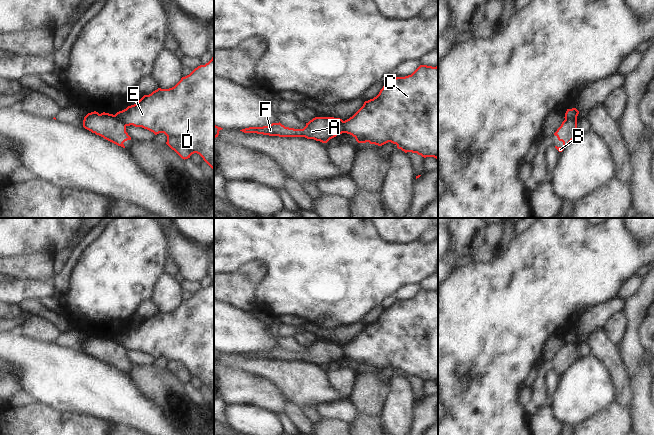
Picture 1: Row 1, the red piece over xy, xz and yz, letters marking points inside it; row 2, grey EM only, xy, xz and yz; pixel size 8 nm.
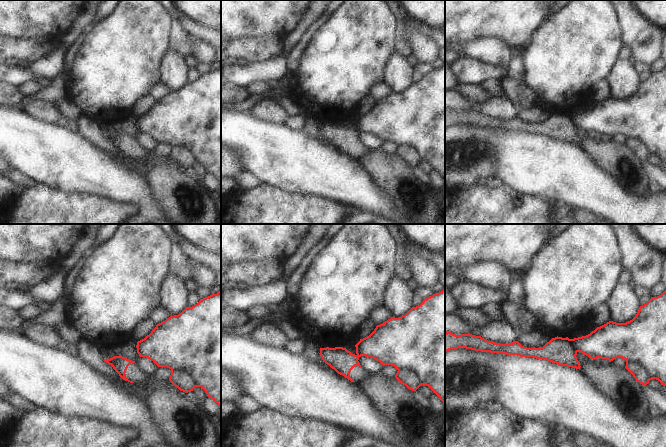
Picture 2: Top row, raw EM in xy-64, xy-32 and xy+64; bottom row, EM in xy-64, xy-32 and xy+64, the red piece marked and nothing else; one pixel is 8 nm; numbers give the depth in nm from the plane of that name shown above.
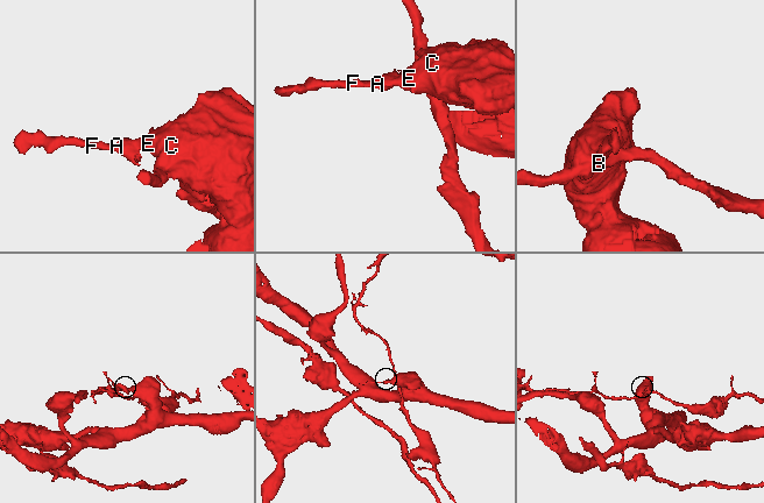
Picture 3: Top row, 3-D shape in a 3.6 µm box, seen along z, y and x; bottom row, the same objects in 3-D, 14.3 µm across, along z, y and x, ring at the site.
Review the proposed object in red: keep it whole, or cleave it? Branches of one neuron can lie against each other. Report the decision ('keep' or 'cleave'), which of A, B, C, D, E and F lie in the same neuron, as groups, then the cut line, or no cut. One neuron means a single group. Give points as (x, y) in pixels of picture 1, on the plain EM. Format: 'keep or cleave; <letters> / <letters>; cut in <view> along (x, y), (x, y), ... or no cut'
cleave; A B F / C D E; cut in xy along (115, 338), (125, 350)

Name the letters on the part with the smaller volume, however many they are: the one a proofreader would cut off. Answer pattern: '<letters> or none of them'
A, B, F

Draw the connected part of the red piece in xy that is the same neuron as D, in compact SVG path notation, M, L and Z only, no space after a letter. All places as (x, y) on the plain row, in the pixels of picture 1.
M214 281L182 301L174 311L158 312L115 339L125 350L142 351L155 359L164 357L166 368L182 383L197 377L214 395Z

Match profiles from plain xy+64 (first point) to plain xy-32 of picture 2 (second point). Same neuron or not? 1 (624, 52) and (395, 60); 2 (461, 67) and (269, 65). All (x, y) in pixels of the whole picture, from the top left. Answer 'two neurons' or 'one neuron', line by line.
1: two neurons
2: one neuron

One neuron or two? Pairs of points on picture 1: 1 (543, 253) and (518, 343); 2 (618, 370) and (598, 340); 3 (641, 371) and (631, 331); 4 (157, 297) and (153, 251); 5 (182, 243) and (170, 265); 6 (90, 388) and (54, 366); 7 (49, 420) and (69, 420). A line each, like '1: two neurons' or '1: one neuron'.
1: one neuron
2: one neuron
3: one neuron
4: two neurons
5: two neurons
6: one neuron
7: one neuron

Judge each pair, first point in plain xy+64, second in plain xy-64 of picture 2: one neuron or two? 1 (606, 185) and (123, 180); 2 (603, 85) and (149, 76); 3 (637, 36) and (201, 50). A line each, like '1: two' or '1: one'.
1: one
2: two
3: one

